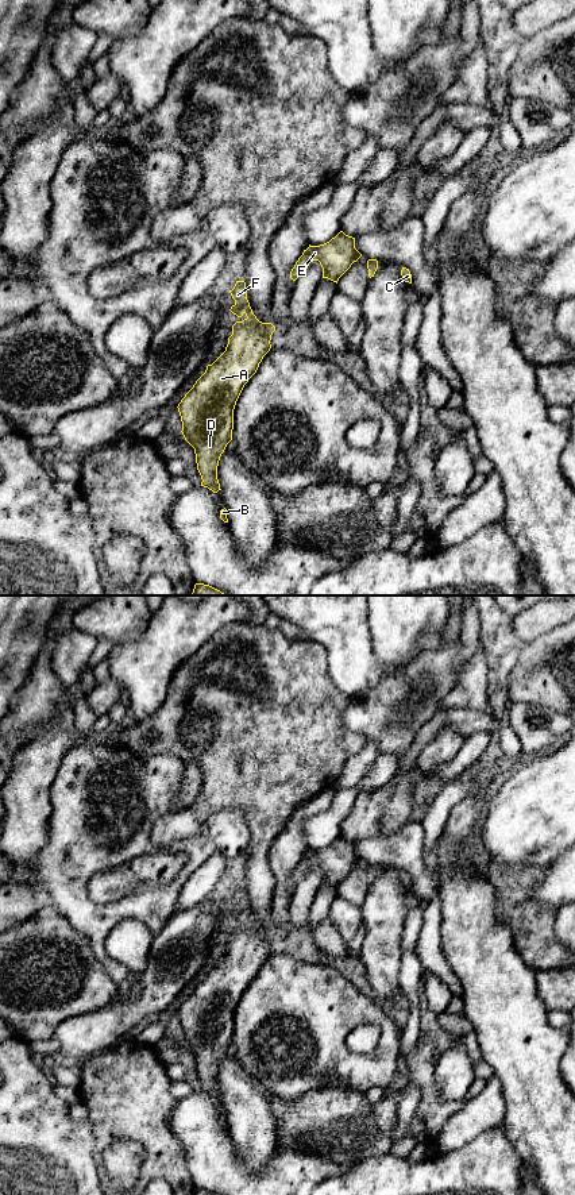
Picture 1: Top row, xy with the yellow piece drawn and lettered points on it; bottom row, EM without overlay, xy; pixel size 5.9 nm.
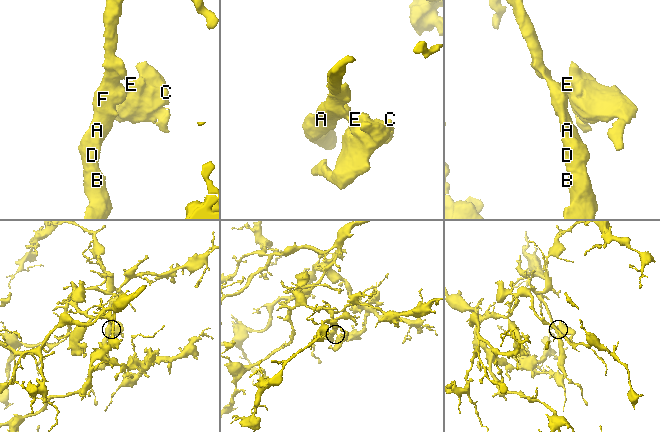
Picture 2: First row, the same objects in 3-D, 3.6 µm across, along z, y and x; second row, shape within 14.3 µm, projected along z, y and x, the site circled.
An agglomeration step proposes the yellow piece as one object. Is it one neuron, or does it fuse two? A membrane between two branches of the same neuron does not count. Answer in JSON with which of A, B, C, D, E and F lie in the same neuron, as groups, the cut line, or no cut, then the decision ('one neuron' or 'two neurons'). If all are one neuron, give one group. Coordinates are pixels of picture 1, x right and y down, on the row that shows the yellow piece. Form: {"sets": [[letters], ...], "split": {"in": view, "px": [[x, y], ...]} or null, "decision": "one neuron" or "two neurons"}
{"sets": [["A", "B", "C", "D", "E", "F"]], "split": null, "decision": "one neuron"}

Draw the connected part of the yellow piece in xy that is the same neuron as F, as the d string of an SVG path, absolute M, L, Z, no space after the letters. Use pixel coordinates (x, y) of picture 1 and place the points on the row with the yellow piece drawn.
M236 281L229 290L235 304L231 312L243 321L232 325L225 351L207 366L205 373L178 404L182 435L194 448L201 486L217 493L217 466L227 444L232 440L236 401L270 351L275 327L262 323L252 313L244 281Z

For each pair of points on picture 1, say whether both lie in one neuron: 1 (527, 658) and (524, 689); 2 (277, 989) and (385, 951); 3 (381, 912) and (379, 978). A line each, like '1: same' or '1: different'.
1: different
2: different
3: same

